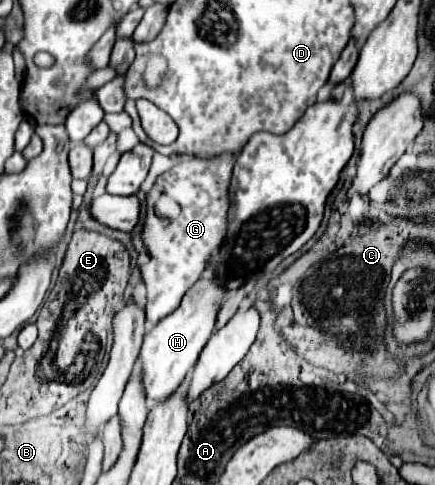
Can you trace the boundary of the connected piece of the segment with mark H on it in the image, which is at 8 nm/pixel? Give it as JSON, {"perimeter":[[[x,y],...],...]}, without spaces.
{"perimeter":[[[207,272],[203,278],[199,278],[199,282],[195,282],[191,286],[191,290],[187,290],[179,308],[173,310],[171,314],[167,314],[159,324],[155,324],[145,334],[139,362],[143,368],[143,386],[145,386],[149,404],[153,404],[153,400],[159,402],[159,400],[171,396],[175,392],[175,388],[179,388],[183,384],[185,374],[189,372],[191,366],[195,366],[201,350],[205,348],[205,344],[209,342],[209,338],[215,330],[217,312],[221,308],[225,294],[227,294],[227,288],[219,286],[219,282],[213,278],[213,274]]]}

